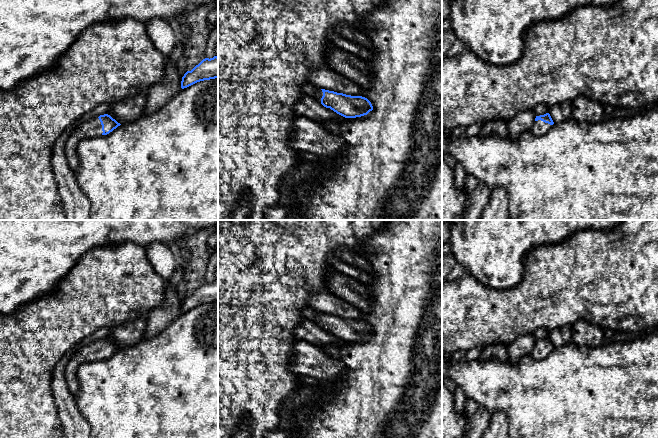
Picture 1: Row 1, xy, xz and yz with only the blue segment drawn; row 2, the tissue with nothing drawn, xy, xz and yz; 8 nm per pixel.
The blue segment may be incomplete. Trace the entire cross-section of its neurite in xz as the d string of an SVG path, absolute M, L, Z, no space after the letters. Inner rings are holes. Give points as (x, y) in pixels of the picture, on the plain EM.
M320 313L312 322L345 342L361 341L373 334L371 326L362 320Z

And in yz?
M549 337L544 339L536 340L535 348L531 356L537 360L541 360L549 356L551 350L554 348Z

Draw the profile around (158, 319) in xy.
M166 283L162 303L146 316L147 325L142 339L153 338L165 330L182 314L181 305L176 288Z

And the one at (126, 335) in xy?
M140 317L112 328L112 331L107 338L121 349L128 348L142 340L146 325L146 317Z

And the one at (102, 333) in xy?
M101 328L101 329L97 330L96 332L94 332L93 334L91 334L90 336L83 339L74 348L77 351L83 346L91 344L95 341L99 341L100 339L107 338L110 335L111 331L112 331L112 329L109 329L109 328Z

